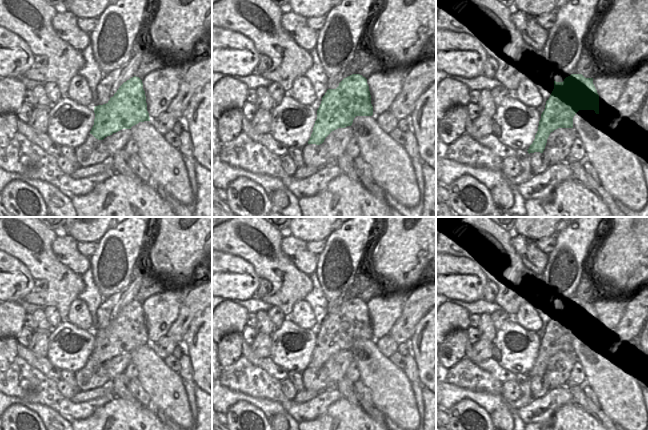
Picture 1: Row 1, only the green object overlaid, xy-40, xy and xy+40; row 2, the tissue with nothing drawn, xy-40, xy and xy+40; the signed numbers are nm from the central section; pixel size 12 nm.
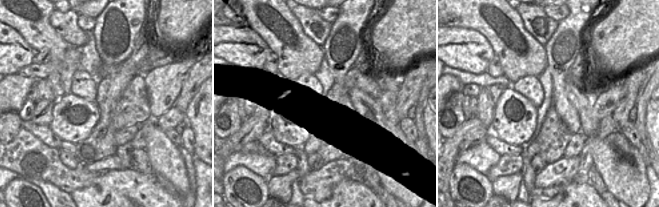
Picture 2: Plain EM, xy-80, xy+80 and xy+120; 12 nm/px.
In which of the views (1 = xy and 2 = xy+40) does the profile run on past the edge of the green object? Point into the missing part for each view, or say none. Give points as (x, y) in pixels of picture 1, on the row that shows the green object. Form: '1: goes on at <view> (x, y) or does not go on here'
1: does not go on here
2: does not go on here

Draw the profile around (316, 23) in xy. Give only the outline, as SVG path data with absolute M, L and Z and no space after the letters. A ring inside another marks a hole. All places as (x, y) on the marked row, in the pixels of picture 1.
M326 16L310 17L307 19L307 25L308 27L318 31L325 24L325 21Z

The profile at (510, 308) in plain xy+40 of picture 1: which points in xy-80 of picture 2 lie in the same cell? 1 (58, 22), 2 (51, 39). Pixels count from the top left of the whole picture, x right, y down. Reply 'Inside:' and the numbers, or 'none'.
Inside: 2

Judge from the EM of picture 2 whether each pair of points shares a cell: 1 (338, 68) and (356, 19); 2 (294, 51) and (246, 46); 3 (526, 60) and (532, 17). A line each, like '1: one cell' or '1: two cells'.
1: one cell
2: two cells
3: two cells

